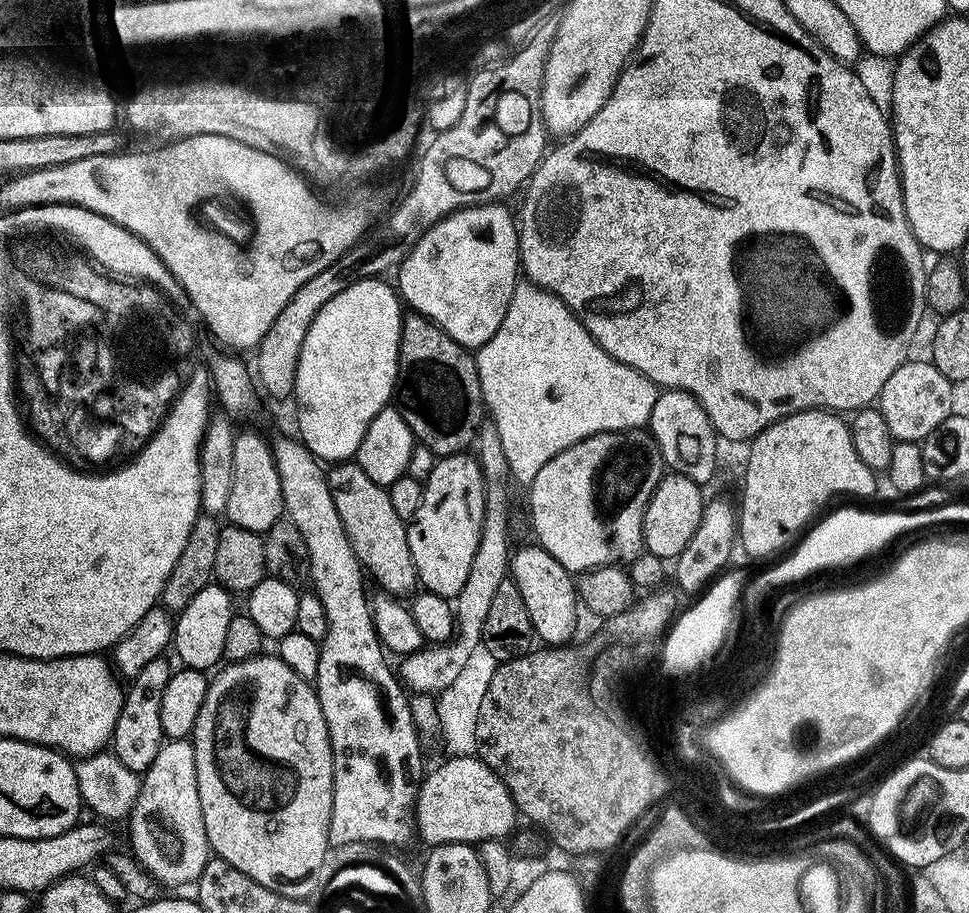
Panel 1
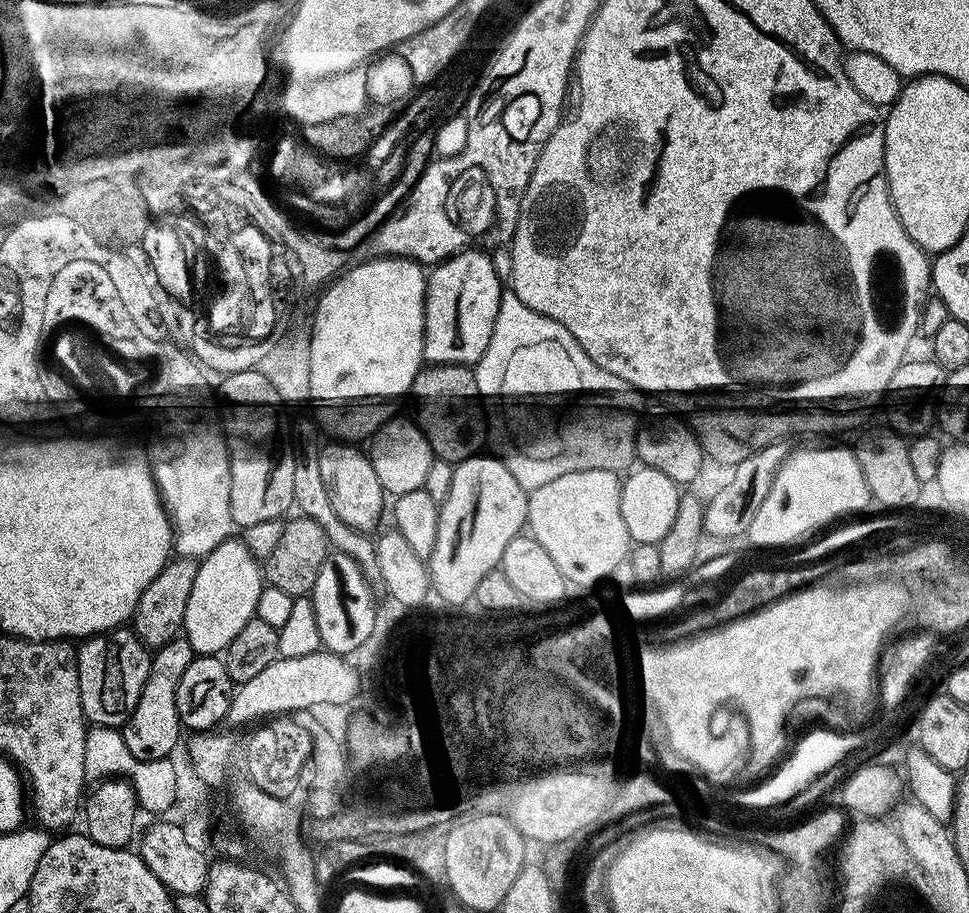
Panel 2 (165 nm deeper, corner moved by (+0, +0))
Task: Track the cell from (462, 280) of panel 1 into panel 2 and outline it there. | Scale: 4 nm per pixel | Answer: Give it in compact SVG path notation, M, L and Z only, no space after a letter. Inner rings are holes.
M465 250L435 265L427 273L424 290L424 358L428 364L474 366L480 361L482 354L486 354L486 346L490 346L502 299L502 280L498 275L497 265L492 265L488 256L491 255L484 250Z

